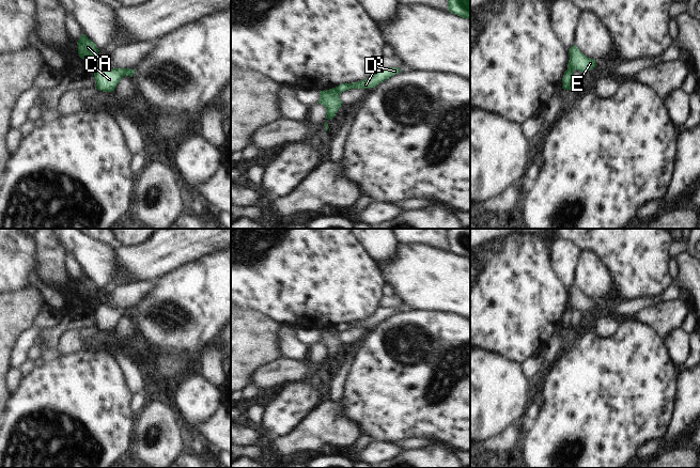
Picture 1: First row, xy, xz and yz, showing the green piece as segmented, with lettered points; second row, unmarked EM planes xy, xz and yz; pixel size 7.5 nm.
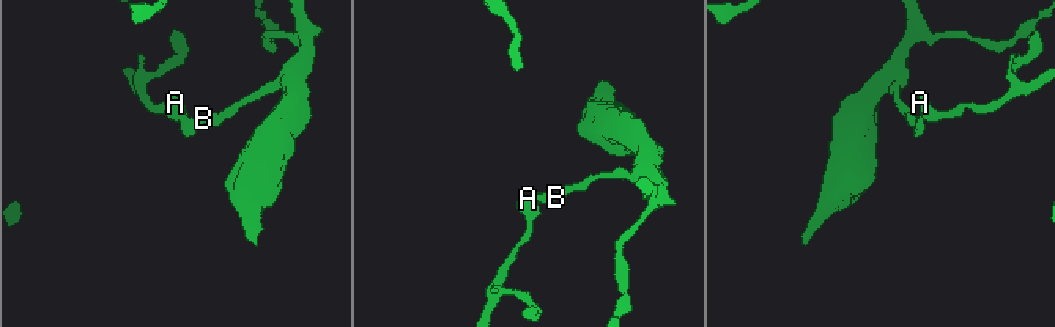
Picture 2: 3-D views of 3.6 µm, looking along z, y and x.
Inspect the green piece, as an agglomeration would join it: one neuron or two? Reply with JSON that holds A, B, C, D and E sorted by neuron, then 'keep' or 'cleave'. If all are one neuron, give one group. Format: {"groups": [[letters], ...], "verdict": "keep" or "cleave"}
{"groups": [["A", "E"], ["B", "C", "D"]], "verdict": "cleave"}

